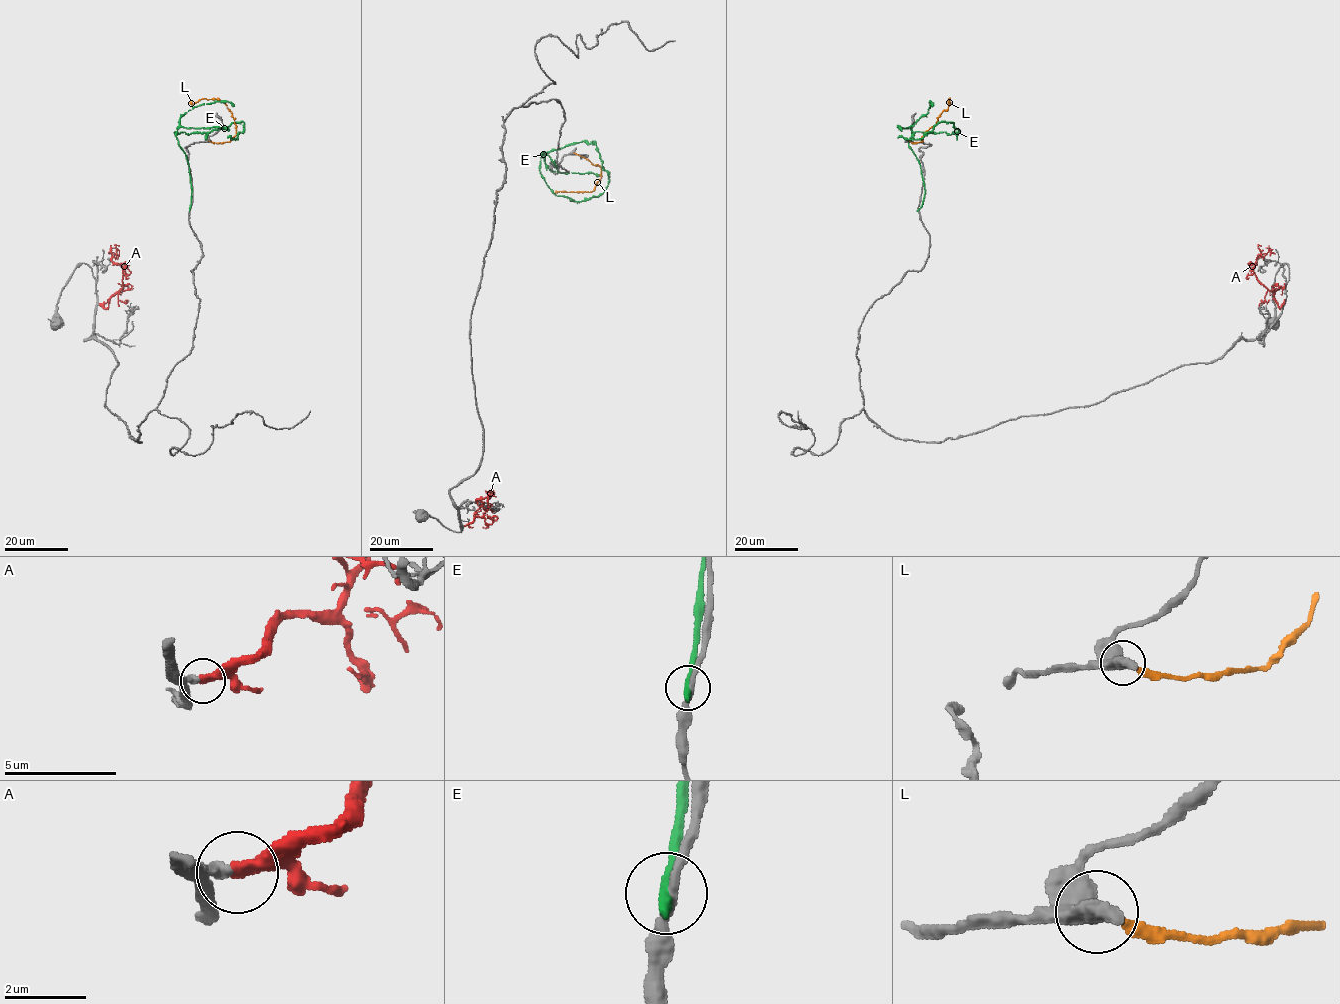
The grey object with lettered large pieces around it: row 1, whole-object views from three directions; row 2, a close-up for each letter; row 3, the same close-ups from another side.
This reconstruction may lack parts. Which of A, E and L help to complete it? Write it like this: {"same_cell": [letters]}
{"same_cell": ["A"]}

